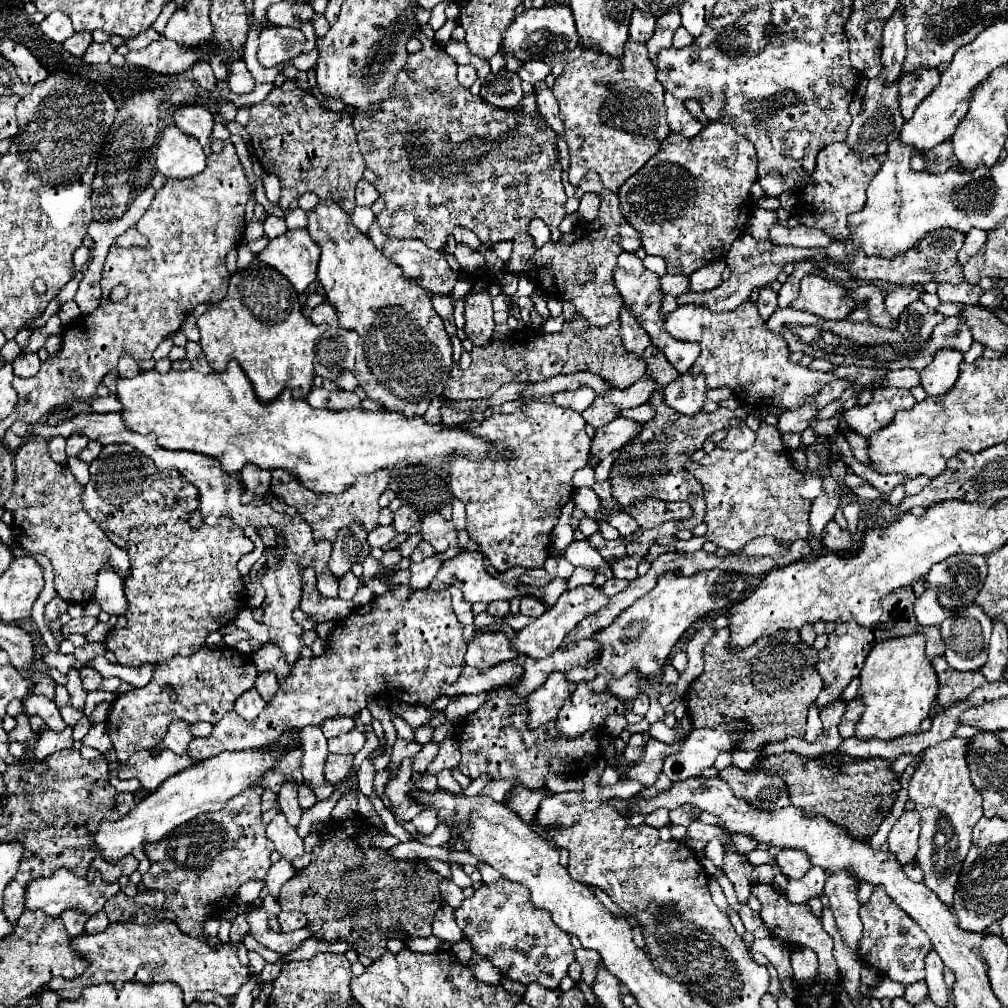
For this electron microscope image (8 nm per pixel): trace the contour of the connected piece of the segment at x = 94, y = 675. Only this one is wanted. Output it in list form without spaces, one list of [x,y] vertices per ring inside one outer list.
[[[84,667],[84,669],[80,669],[80,679],[82,679],[82,687],[86,691],[96,691],[104,677],[98,671],[94,671],[90,667]]]

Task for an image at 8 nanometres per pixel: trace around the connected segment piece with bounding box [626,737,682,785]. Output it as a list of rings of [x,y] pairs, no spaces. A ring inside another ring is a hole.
[[[650,737],[646,747],[644,747],[640,763],[632,765],[632,769],[626,773],[626,777],[636,779],[642,785],[654,785],[658,781],[658,773],[662,773],[664,757],[678,753],[680,749],[682,749],[682,741],[680,741],[680,745],[674,747],[674,745],[666,745],[654,737]]]

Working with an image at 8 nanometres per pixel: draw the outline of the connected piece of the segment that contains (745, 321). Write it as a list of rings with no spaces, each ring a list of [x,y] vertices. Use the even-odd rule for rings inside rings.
[[[752,301],[742,303],[742,307],[728,311],[724,315],[710,315],[710,311],[698,311],[698,307],[678,307],[666,317],[666,331],[678,341],[696,341],[700,343],[700,355],[690,367],[692,375],[704,375],[706,385],[710,389],[728,387],[734,397],[743,404],[755,406],[784,407],[798,409],[802,401],[820,393],[820,389],[834,381],[844,379],[852,387],[854,385],[870,385],[880,383],[886,375],[884,369],[868,369],[868,367],[836,367],[828,373],[810,371],[798,363],[790,361],[790,351],[786,349],[786,341],[768,331],[762,321],[756,305]]]

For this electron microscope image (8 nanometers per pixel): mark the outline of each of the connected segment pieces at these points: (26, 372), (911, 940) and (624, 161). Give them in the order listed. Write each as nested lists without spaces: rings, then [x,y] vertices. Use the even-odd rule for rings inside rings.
[[[28,353],[28,355],[16,357],[12,361],[12,365],[14,365],[14,375],[18,375],[18,377],[32,377],[40,369],[40,359],[38,359],[36,353]]]
[[[874,887],[872,897],[866,905],[860,909],[860,919],[864,925],[864,935],[860,939],[860,959],[866,961],[866,965],[878,969],[882,975],[888,975],[892,981],[898,981],[902,985],[910,985],[924,979],[924,957],[932,951],[928,935],[906,915],[888,895],[882,891],[882,887]]]
[[[628,39],[622,57],[612,57],[584,49],[578,59],[568,63],[554,83],[560,105],[560,119],[566,127],[570,149],[568,179],[574,187],[588,171],[596,171],[610,191],[640,171],[658,153],[670,133],[664,109],[664,87],[656,79],[656,67],[644,43]]]

